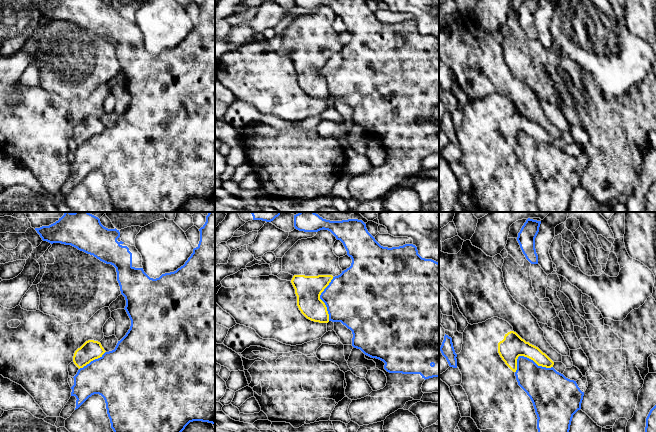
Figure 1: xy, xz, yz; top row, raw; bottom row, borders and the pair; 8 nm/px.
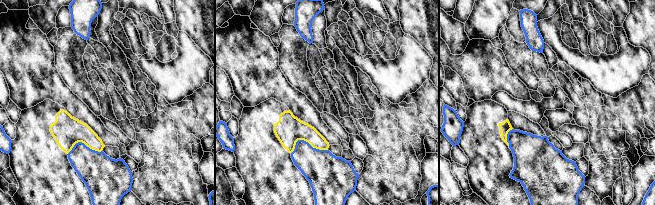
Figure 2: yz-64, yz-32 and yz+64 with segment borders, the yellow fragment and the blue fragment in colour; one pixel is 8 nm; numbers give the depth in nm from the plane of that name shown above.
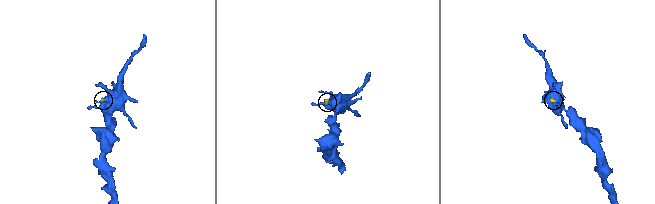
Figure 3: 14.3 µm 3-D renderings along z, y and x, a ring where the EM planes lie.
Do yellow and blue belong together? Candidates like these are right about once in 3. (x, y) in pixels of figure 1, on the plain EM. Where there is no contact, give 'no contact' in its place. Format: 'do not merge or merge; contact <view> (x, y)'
do not merge; contact yz (527, 133)

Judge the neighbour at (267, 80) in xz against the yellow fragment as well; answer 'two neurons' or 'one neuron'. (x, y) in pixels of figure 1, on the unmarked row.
two neurons

